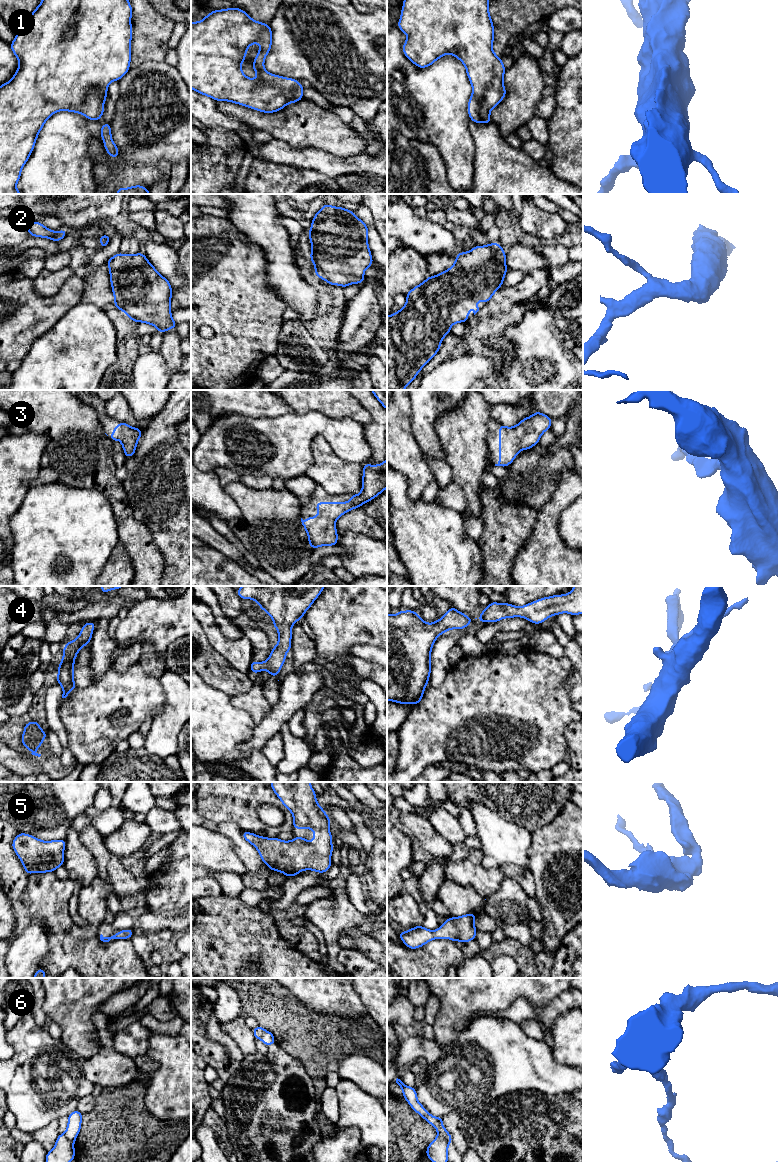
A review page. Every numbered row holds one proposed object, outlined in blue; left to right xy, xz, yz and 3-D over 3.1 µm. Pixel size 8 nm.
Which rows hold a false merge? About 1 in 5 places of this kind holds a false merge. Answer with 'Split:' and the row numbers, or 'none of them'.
Split: 6

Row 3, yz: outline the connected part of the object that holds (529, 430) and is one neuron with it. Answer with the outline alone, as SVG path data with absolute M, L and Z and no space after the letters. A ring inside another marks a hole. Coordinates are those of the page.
M537 411L522 419L514 427L499 425L499 462L495 466L509 466L521 450L538 444L541 435L551 429L552 418Z

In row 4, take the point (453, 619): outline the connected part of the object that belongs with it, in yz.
M453 606L444 614L441 619L437 619L433 624L426 623L417 612L412 610L398 611L396 615L387 615L387 700L400 704L414 704L415 706L422 700L425 687L429 682L431 673L431 650L436 639L451 629L463 630L473 618L468 618L466 614L456 610Z

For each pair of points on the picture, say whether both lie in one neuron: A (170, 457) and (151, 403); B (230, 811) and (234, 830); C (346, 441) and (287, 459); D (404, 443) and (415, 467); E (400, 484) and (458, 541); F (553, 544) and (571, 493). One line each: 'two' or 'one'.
A: two
B: two
C: one
D: one
E: one
F: one

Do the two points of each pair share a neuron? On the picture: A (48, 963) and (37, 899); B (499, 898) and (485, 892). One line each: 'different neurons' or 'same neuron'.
A: same neuron
B: different neurons

